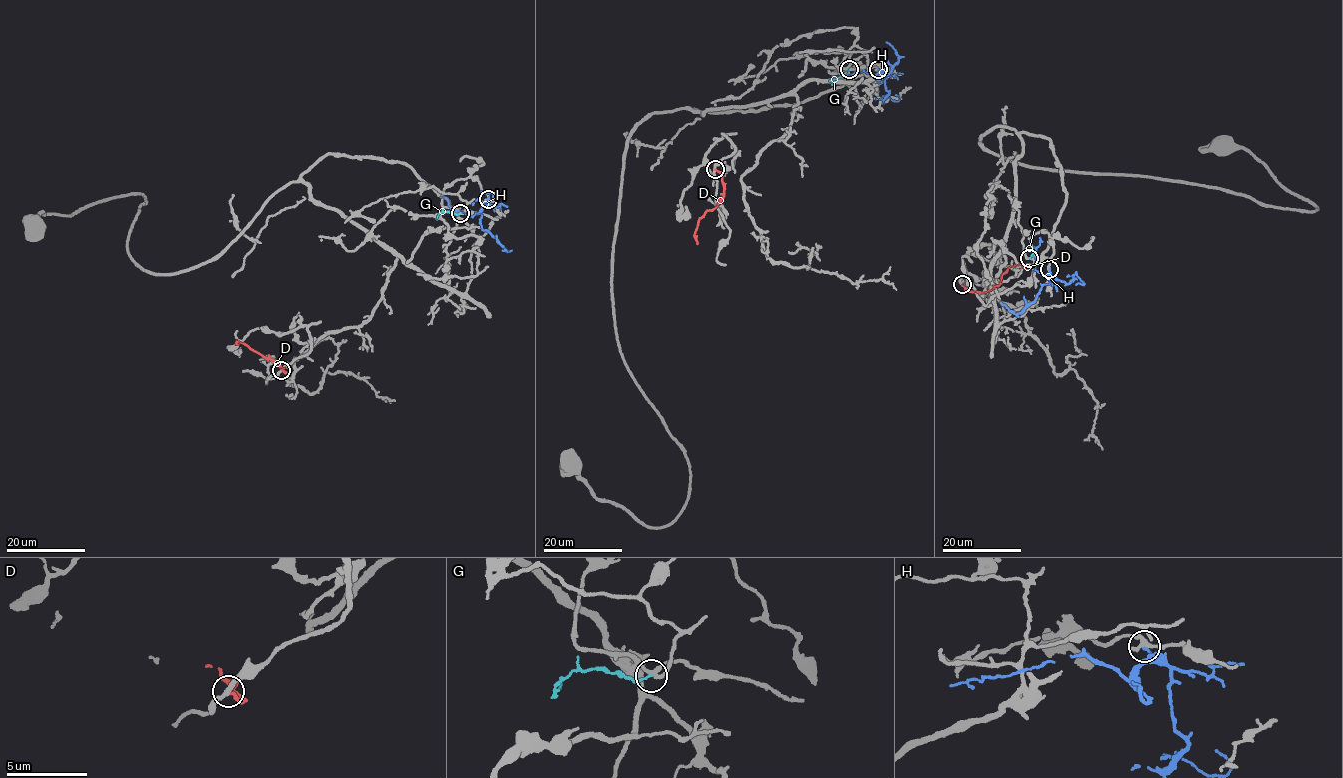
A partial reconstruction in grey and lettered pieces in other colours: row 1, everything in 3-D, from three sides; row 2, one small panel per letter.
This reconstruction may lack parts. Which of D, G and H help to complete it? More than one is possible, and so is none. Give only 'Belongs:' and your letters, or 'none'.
Belongs: none

